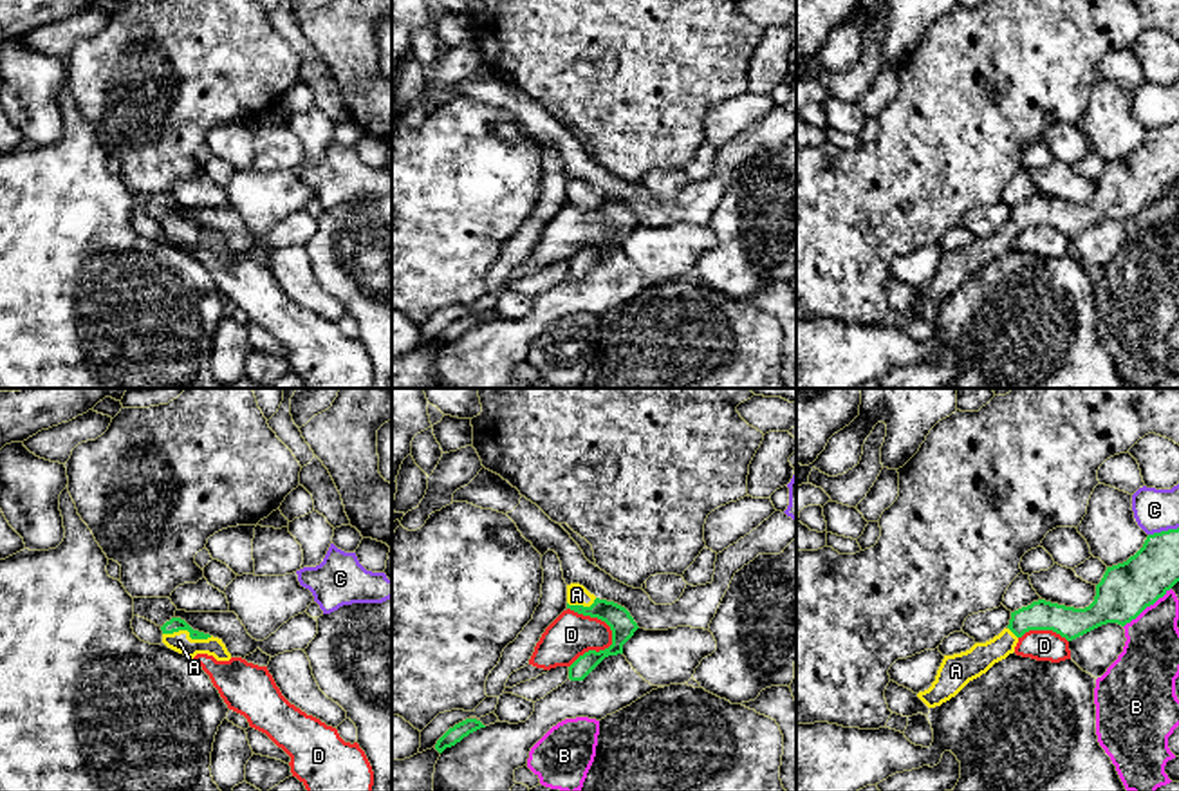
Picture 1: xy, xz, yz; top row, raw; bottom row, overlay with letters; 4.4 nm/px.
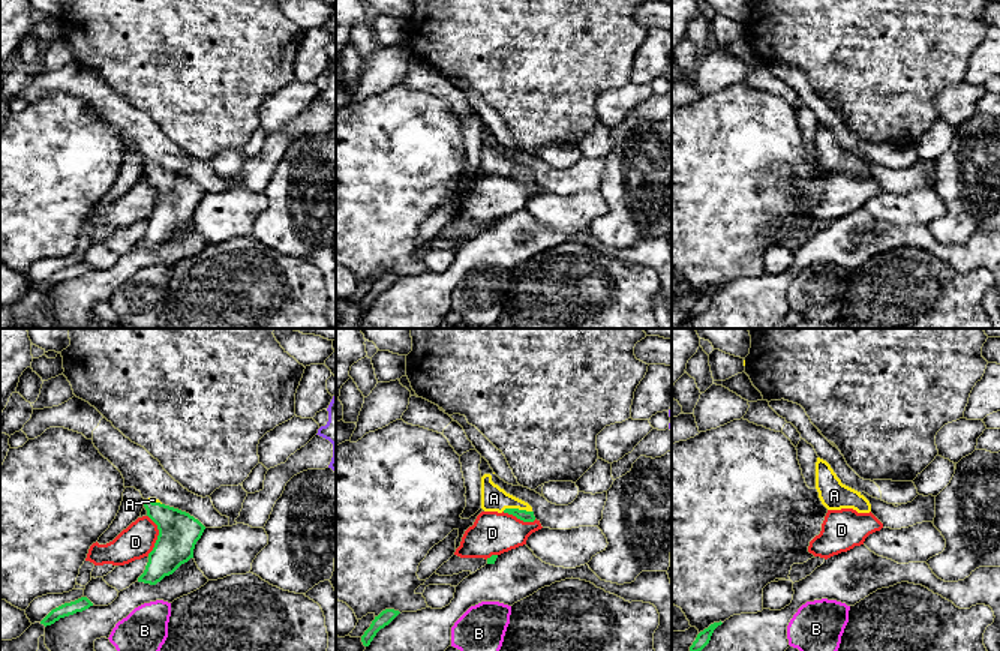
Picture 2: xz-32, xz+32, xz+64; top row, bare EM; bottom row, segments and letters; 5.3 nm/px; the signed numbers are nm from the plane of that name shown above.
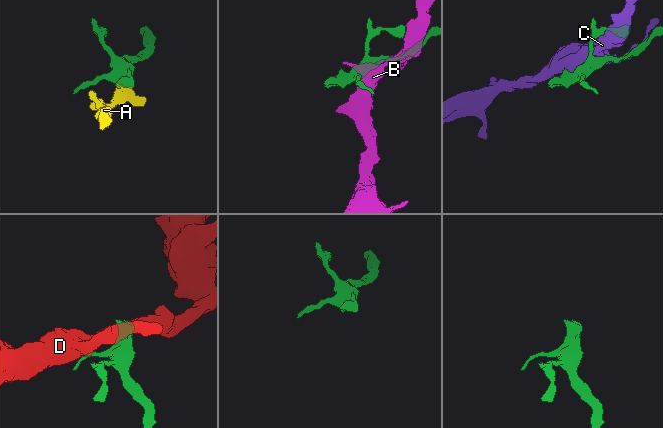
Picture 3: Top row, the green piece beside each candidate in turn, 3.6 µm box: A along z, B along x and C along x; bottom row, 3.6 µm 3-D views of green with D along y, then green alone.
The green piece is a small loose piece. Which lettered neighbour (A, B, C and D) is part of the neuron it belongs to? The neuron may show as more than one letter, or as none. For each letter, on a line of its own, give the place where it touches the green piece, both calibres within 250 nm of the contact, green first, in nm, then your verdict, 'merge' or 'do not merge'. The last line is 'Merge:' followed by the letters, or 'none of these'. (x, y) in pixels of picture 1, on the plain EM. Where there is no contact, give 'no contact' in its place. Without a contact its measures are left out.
A: xy (188, 226) | 60/90 nm | merge
B: yz (1147, 201) | 240/260 nm | do not merge
C: yz (1163, 127) | 220/190 nm | do not merge
D: xz (612, 232) | 110/200 nm | do not merge
Merge: A

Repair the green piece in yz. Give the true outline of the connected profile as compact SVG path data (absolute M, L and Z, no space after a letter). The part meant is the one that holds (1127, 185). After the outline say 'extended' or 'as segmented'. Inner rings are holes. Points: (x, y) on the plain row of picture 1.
M1179 123L1148 130L1143 143L1127 157L1107 163L1096 181L1094 197L1085 204L1045 195L1011 208L1009 220L993 235L970 246L944 251L935 276L917 293L935 303L955 293L970 276L1015 247L1029 226L1053 226L1072 237L1101 220L1125 222L1154 200L1179 177Z; extended

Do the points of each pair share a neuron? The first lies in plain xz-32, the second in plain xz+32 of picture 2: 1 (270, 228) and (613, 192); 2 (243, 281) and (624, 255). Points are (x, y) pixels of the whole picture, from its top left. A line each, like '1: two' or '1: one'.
1: one
2: two

